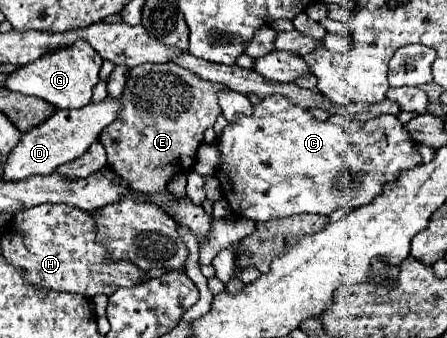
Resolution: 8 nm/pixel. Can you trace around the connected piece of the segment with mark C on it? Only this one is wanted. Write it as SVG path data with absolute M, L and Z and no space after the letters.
M278 95L264 97L256 103L252 115L236 115L236 119L226 125L222 135L216 139L216 147L220 151L216 177L222 185L222 197L228 201L234 215L250 215L256 223L284 219L296 213L330 215L340 207L356 209L380 195L382 185L394 181L404 169L412 169L422 163L404 125L394 115L380 115L370 121L352 121L350 125L334 125L314 119L308 109L302 109L300 105L294 105L294 101Z

